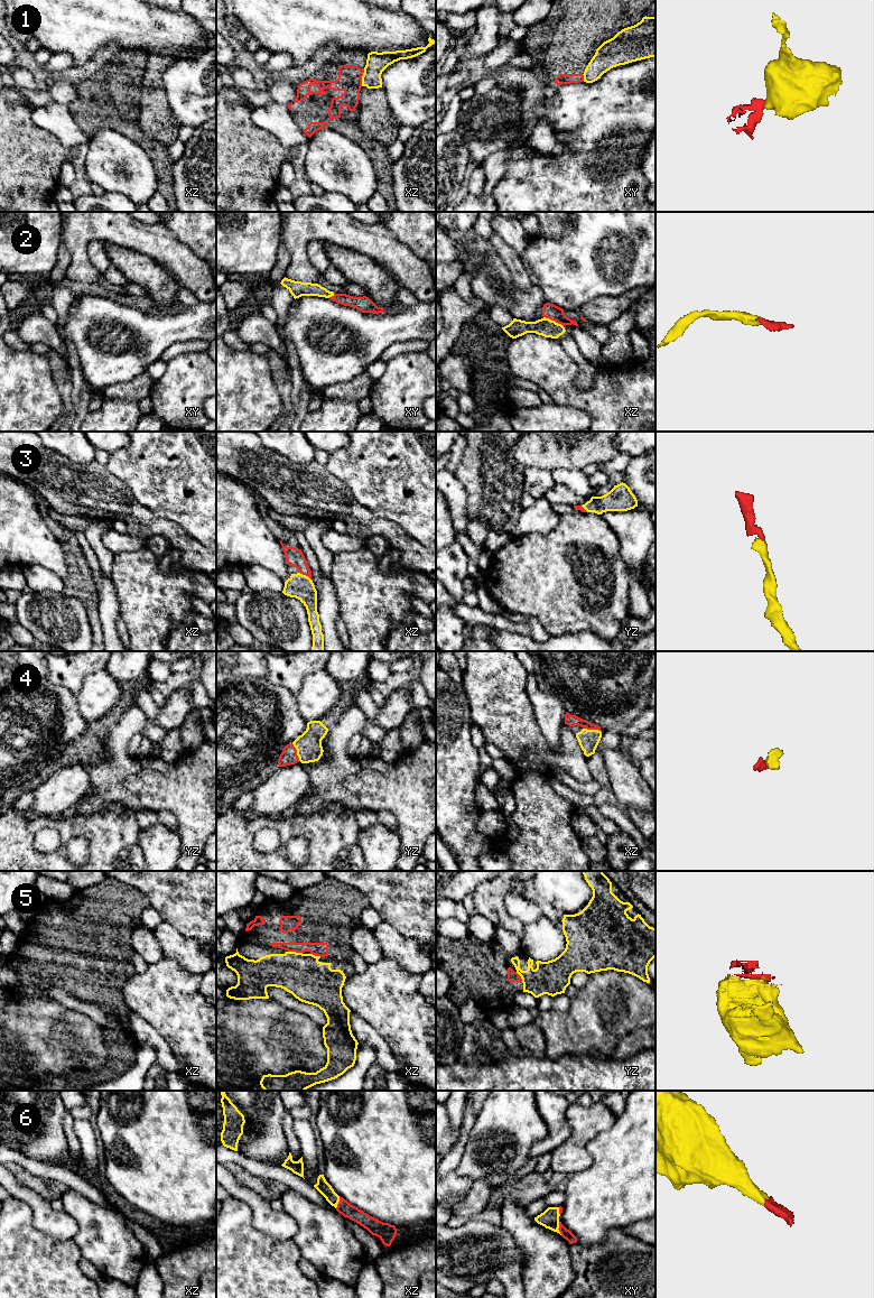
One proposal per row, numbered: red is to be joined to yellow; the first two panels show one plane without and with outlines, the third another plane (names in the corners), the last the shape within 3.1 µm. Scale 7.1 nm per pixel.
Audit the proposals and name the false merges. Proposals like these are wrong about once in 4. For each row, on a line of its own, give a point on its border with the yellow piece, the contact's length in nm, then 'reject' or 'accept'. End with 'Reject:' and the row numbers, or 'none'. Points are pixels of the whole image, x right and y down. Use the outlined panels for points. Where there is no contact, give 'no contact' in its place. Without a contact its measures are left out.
1: contact xz (362, 77); length 130 nm; reject
2: contact xz (554, 321); length 160 nm; accept
3: contact xz (305, 575); length 120 nm; accept
4: contact yz (297, 752); length 140 nm; accept
5: contact xz (295, 952); length 110 nm; accept
6: contact xy (558, 1227); length 100 nm; accept
Reject: 1

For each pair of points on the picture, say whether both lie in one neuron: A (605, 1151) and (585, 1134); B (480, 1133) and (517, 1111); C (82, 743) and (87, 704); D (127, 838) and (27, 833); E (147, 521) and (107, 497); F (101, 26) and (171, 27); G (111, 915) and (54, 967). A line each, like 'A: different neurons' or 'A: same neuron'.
A: different neurons
B: same neuron
C: different neurons
D: same neuron
E: same neuron
F: same neuron
G: same neuron

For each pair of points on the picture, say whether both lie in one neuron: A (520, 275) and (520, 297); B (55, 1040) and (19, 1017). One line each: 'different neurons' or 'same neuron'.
A: different neurons
B: same neuron

